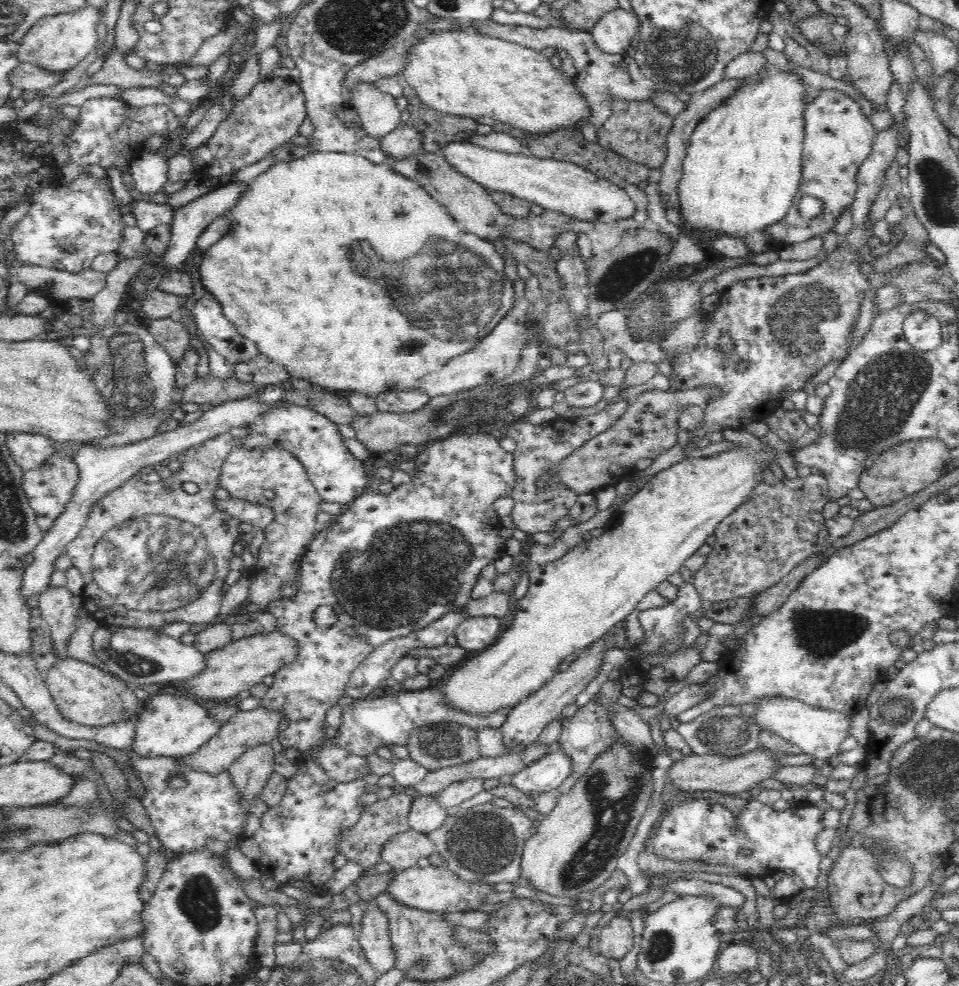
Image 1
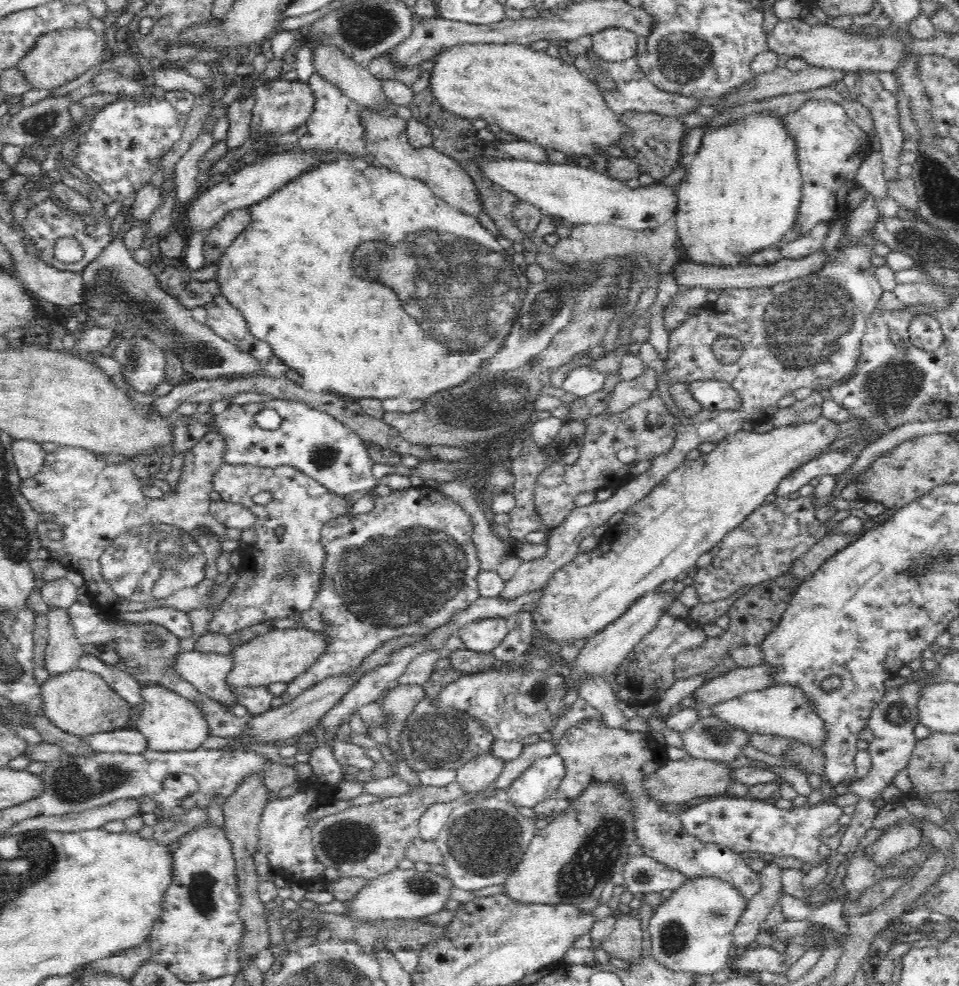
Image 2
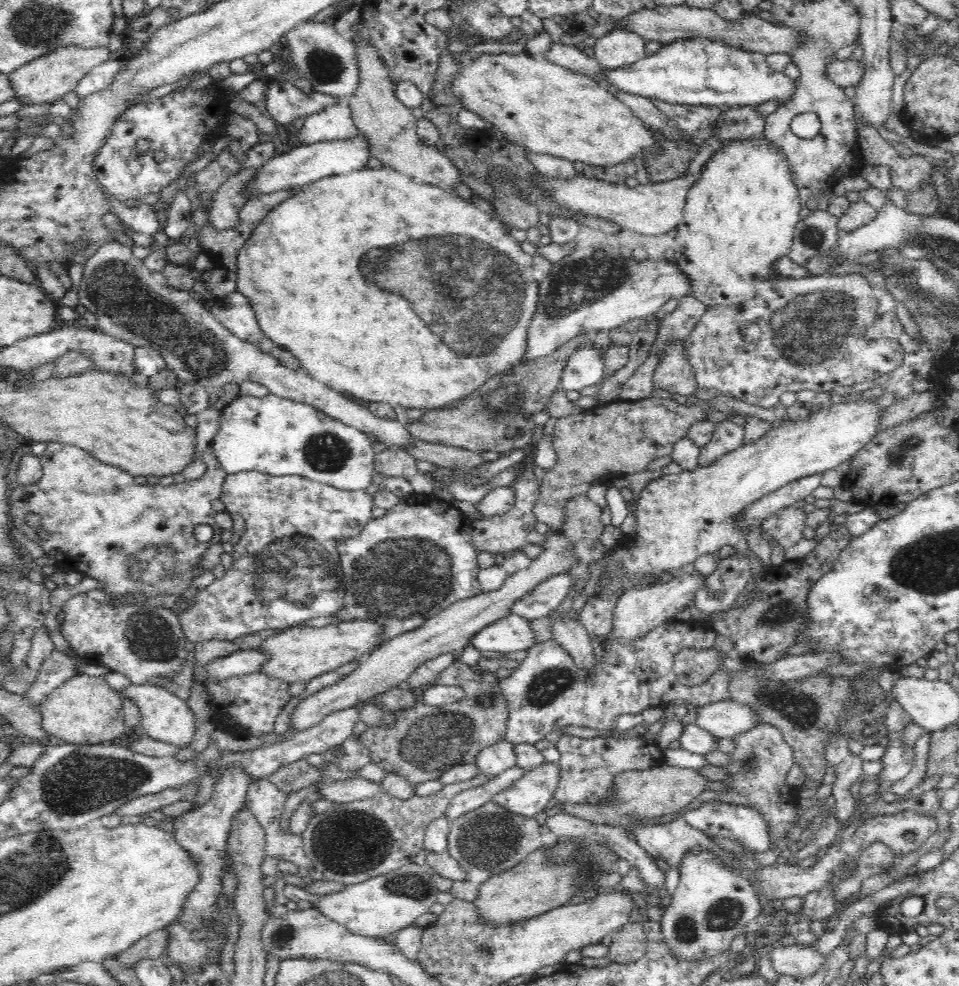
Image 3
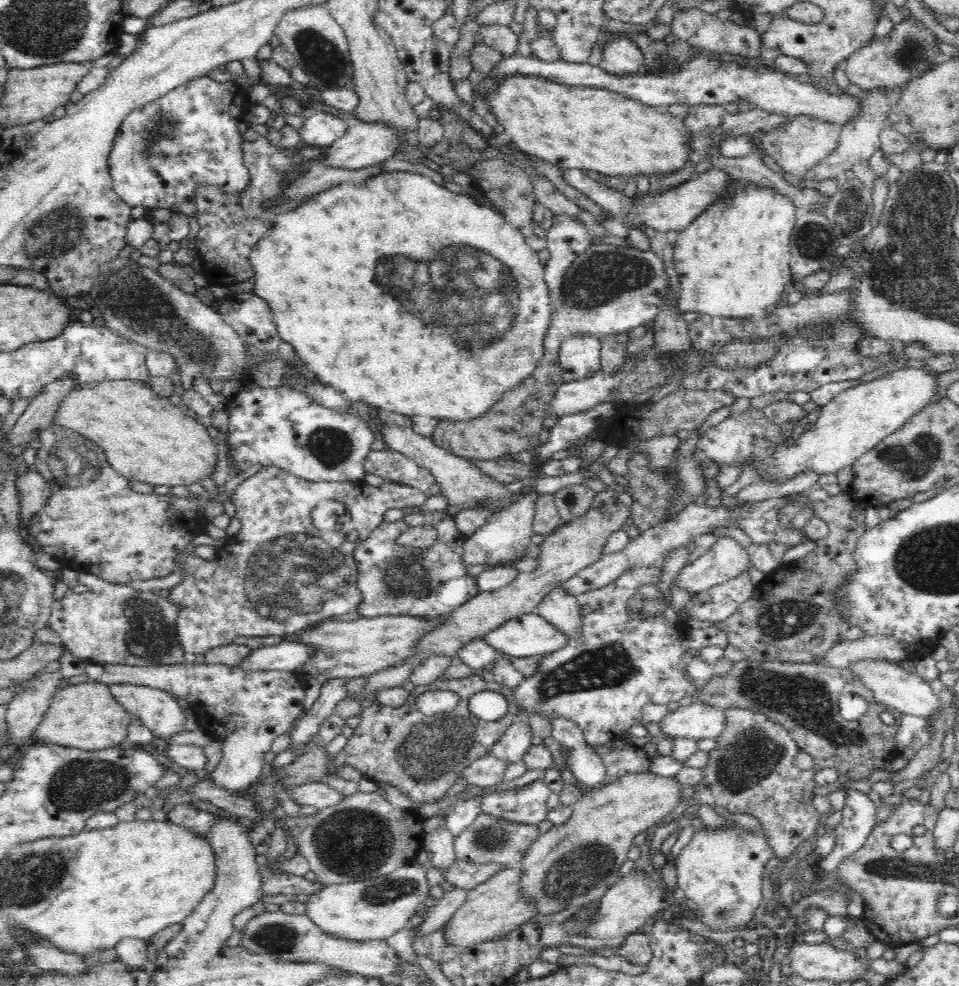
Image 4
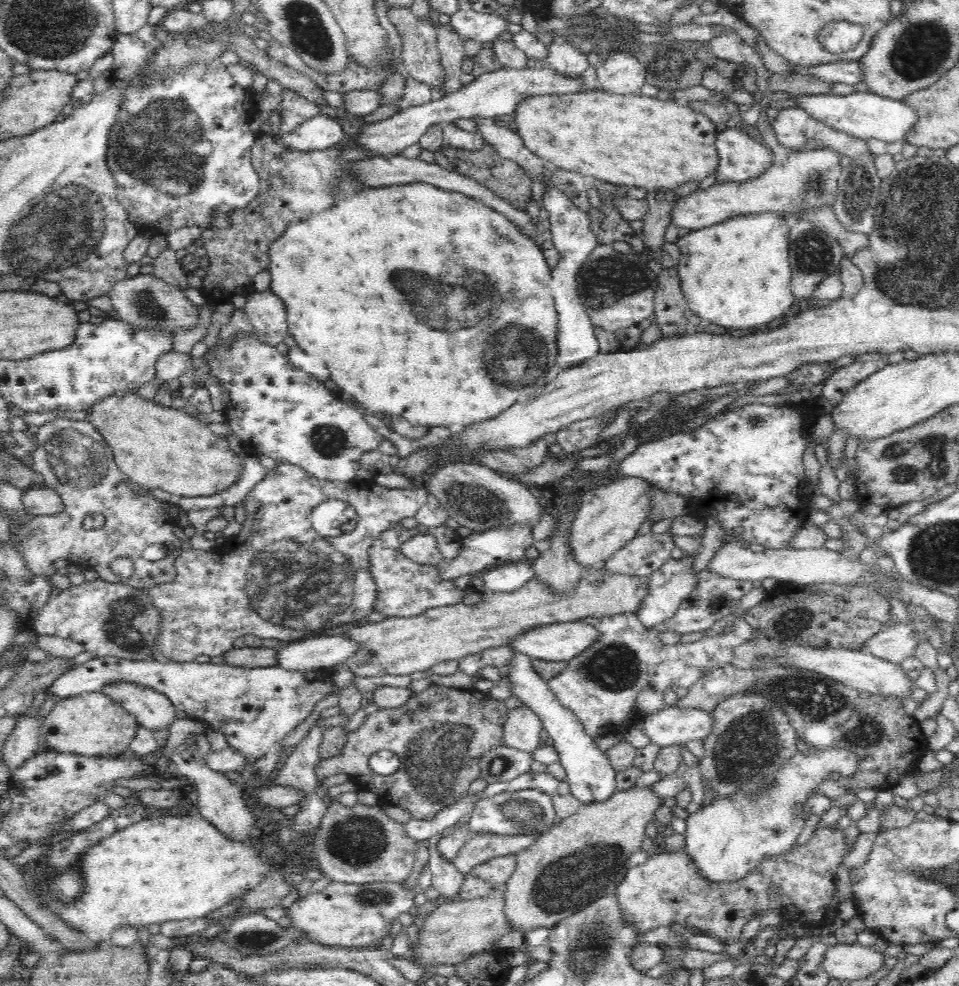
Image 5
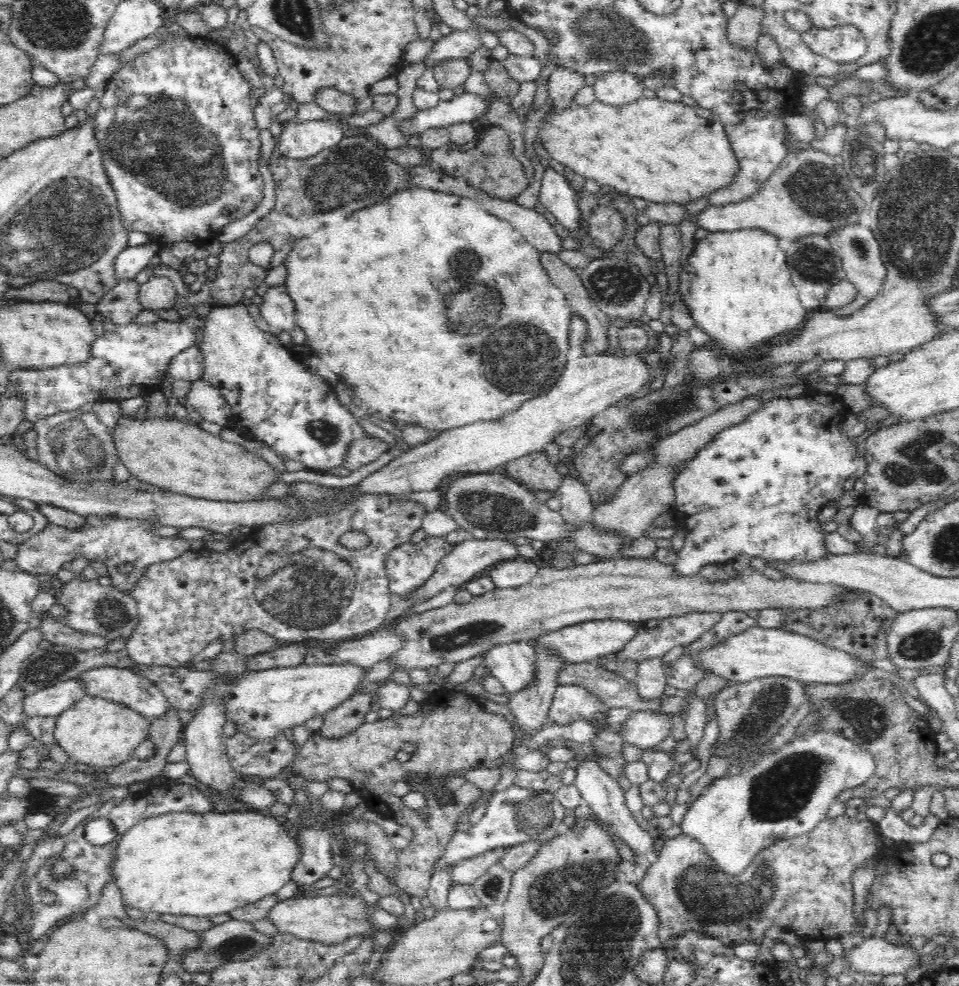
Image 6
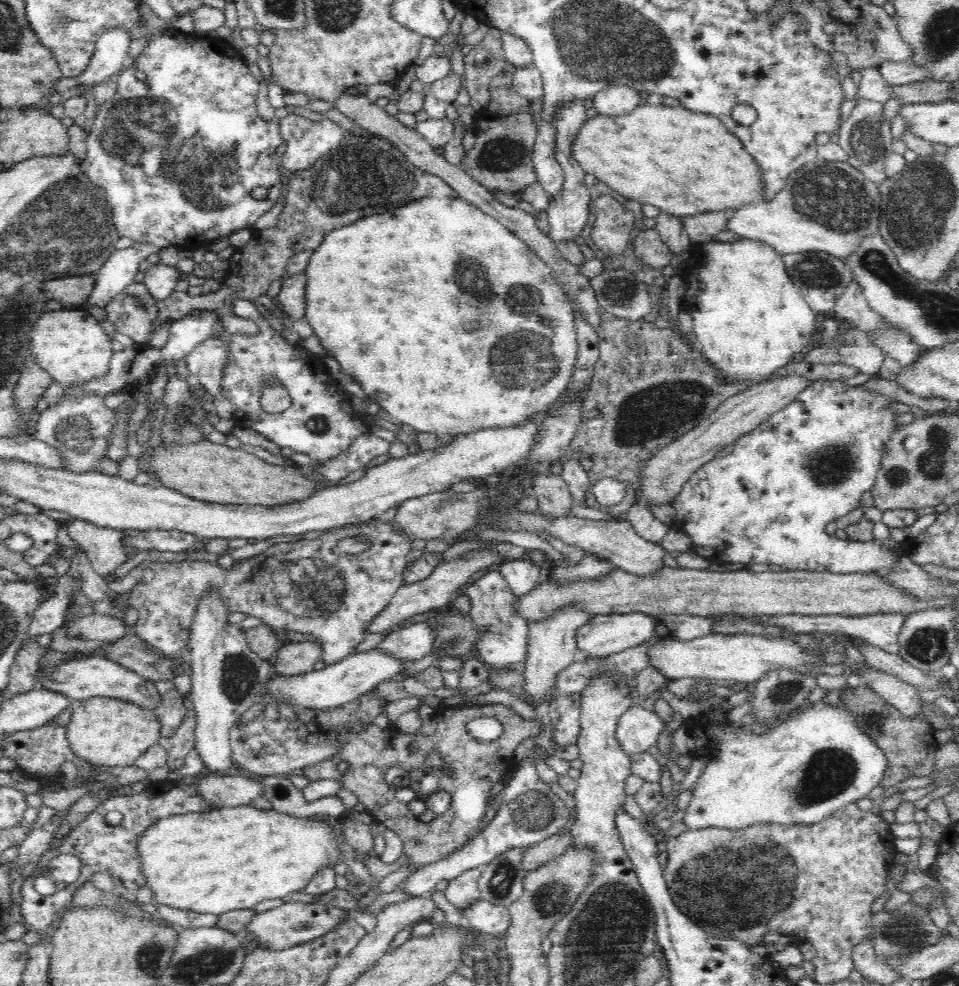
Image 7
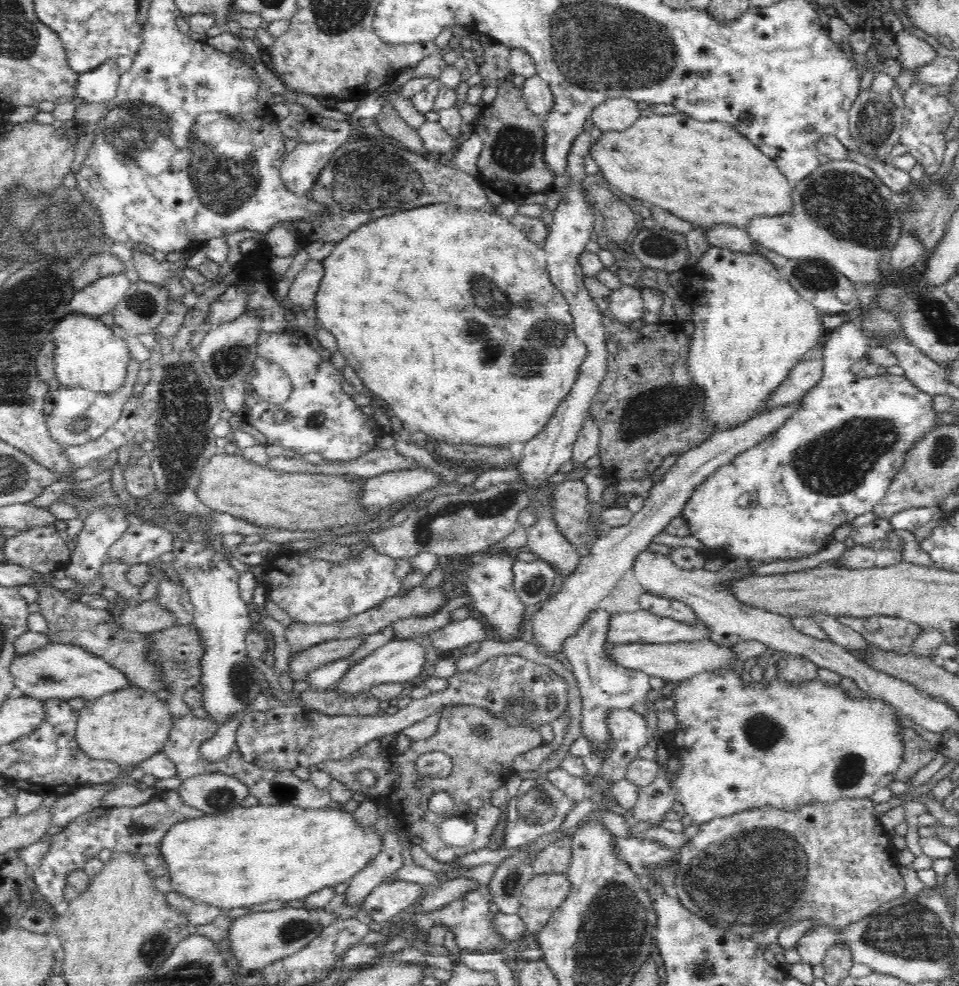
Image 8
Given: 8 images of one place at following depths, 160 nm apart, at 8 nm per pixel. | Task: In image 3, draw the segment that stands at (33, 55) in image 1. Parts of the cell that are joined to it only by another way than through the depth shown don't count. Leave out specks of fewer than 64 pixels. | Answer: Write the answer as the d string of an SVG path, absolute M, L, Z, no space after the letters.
M76 46L59 48L56 53L34 60L8 74L13 88L13 98L16 98L20 104L32 104L32 106L54 104L62 100L68 92L72 92L80 79L91 71L91 68L113 57L108 46L106 48L78 48Z

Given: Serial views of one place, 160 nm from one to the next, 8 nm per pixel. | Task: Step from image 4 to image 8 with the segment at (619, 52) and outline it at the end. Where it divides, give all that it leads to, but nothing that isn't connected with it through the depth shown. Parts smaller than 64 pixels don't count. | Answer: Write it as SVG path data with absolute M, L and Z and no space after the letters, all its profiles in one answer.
M612 98L594 108L591 118L594 126L604 132L624 132L641 117L640 109L628 98Z

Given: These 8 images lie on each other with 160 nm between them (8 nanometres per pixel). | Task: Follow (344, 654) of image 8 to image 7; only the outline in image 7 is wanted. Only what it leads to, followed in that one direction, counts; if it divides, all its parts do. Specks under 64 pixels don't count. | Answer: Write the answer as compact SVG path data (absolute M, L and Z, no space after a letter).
M295 641L277 650L273 664L274 673L283 676L298 676L312 672L316 662L322 660L322 641Z

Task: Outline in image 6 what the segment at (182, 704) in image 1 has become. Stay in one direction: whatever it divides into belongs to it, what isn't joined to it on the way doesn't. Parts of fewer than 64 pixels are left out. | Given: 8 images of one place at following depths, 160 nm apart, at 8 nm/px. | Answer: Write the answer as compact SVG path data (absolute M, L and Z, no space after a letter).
M96 665L81 672L77 676L77 680L83 684L83 691L86 695L125 704L151 720L162 716L168 706L165 694L156 683L129 668L118 668L114 665Z

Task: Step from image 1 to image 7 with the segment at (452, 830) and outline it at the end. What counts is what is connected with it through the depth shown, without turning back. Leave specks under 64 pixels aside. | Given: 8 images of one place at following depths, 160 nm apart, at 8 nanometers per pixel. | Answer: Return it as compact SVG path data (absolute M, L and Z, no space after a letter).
M477 867L448 882L445 896L462 916L470 906L474 906L476 902L483 899L479 890L482 872L483 868Z

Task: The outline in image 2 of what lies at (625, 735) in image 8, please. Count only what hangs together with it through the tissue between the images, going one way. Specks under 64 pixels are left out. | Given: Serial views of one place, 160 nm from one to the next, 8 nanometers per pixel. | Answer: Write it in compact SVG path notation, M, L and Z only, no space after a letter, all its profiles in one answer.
M798 683L772 685L766 690L747 692L739 697L720 701L711 705L713 718L723 722L726 727L750 735L782 736L788 740L797 738L801 742L812 742L819 749L824 742L824 722L816 711L807 707L804 689Z

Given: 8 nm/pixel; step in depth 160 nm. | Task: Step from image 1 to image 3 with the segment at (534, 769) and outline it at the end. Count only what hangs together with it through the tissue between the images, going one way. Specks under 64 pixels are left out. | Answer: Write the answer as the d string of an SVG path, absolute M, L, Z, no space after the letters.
M544 764L522 775L510 788L492 796L494 805L522 817L534 818L548 809L553 802L560 780L558 765Z

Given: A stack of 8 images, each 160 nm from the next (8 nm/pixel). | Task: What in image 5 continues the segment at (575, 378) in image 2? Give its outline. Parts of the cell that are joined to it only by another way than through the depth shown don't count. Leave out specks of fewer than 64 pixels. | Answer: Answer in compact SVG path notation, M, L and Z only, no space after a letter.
M552 184L545 189L542 206L549 212L553 247L561 255L560 263L552 269L551 283L556 309L559 313L558 360L556 360L556 364L561 370L577 365L581 360L586 360L588 357L596 356L599 353L598 341L594 331L595 325L592 323L584 303L582 303L577 282L580 268L598 244L596 235L589 227L590 216L586 212L582 212L558 186Z

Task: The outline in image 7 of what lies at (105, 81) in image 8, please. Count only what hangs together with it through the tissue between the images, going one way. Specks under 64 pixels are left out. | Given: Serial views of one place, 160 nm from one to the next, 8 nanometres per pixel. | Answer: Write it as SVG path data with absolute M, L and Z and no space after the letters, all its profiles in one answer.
M123 30L106 32L96 42L96 53L90 64L75 77L64 77L56 87L58 90L67 88L94 88L110 76L120 74L129 61L129 36Z

